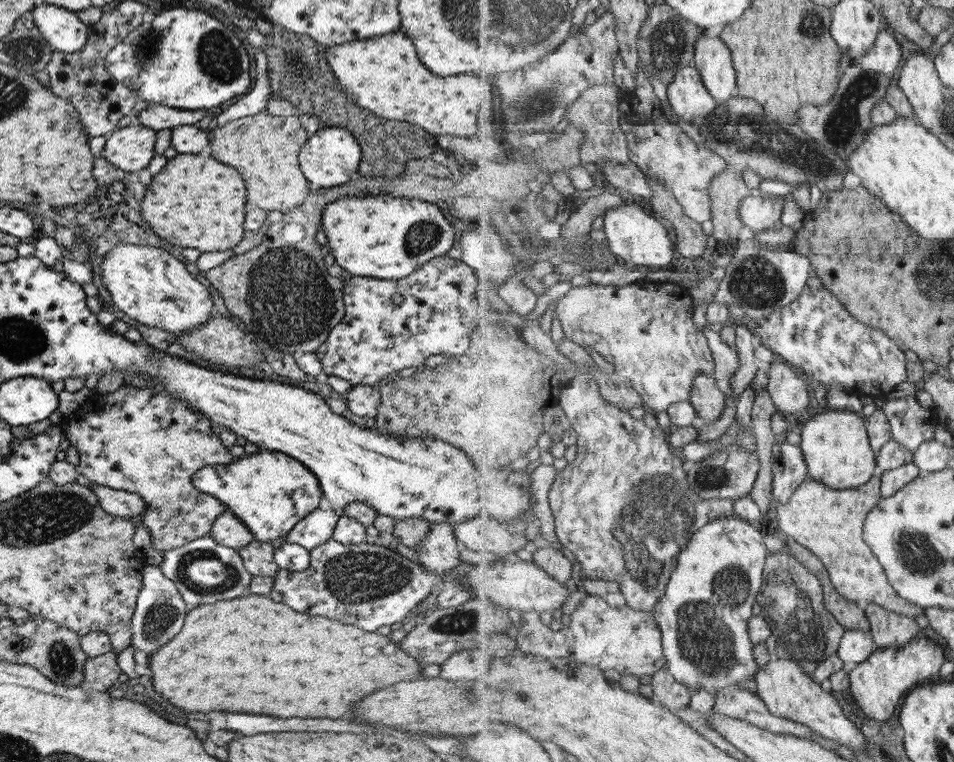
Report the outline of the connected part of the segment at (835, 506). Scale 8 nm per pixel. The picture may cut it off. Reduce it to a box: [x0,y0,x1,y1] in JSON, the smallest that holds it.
[776,476,924,618]

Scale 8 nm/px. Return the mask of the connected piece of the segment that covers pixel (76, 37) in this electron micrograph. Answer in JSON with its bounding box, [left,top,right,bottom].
[30,3,87,52]

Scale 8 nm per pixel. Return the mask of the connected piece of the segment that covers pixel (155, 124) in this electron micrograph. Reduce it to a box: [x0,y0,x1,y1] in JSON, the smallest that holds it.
[134,104,205,130]

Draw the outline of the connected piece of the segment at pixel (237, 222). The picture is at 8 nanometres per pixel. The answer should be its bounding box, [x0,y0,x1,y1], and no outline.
[139,154,245,252]

